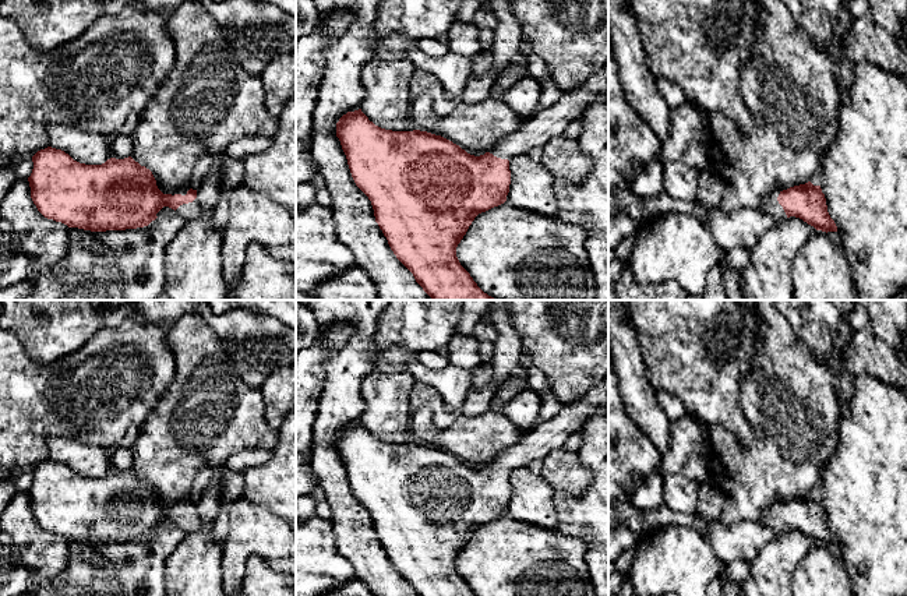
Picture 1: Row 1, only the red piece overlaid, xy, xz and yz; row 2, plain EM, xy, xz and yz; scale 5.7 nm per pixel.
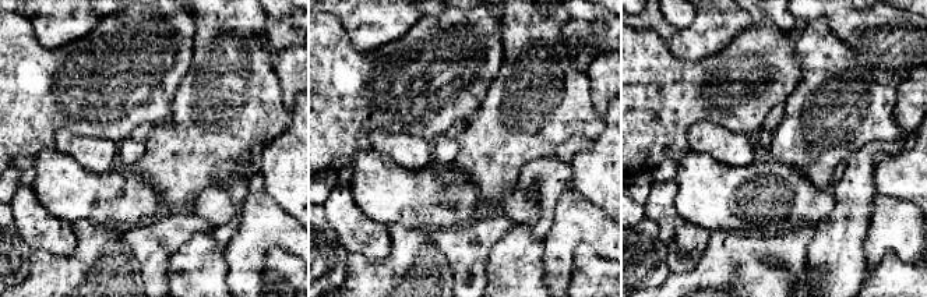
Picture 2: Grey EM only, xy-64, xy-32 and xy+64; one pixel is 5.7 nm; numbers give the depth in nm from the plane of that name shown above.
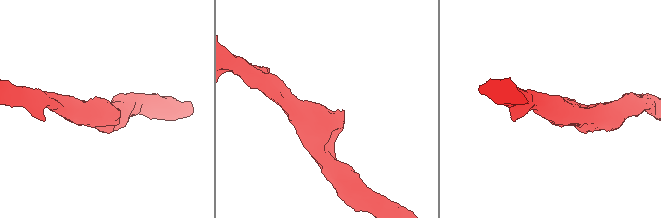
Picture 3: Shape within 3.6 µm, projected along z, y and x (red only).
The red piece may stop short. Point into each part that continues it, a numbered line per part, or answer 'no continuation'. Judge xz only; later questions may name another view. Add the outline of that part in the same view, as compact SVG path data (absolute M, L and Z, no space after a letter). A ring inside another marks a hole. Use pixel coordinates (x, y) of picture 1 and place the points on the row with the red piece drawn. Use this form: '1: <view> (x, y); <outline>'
1: xz (549, 123); M608 64L580 87L564 92L553 106L539 109L519 130L500 138L486 152L511 161L514 156L527 155L533 148L543 148L553 138L561 137L568 124L579 120L586 107L603 94L608 94Z

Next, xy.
1: xy (193, 210); M195 198L193 202L180 205L176 212L186 221L200 218L205 214L204 208Z

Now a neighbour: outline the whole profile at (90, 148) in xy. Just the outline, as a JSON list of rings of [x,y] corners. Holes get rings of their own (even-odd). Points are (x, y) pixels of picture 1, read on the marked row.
[[[53,124],[47,128],[49,147],[61,149],[74,161],[102,165],[112,158],[110,138],[78,127]]]

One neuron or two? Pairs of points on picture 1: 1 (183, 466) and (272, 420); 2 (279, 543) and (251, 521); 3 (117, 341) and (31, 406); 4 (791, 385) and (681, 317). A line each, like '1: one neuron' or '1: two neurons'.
1: two neurons
2: one neuron
3: one neuron
4: two neurons

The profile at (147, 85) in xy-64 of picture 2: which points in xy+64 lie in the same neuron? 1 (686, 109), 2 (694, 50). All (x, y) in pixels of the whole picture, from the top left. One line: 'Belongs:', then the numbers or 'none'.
Belongs: 1

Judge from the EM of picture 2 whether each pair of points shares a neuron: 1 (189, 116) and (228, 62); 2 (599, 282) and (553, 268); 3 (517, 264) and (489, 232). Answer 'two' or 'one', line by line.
1: one
2: two
3: two

